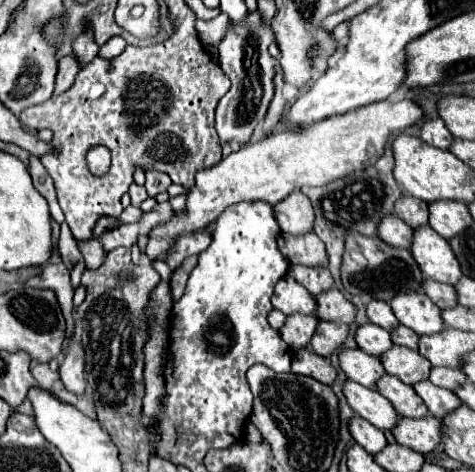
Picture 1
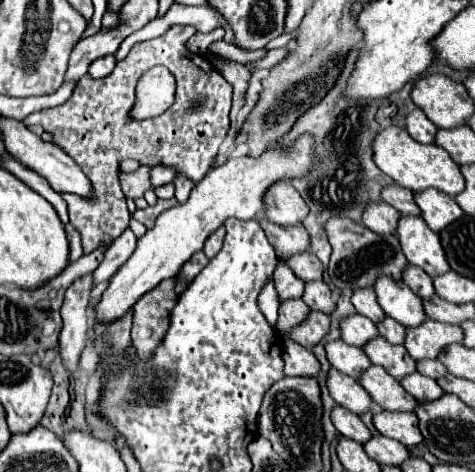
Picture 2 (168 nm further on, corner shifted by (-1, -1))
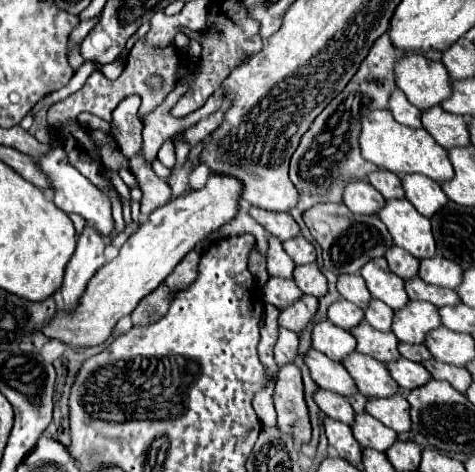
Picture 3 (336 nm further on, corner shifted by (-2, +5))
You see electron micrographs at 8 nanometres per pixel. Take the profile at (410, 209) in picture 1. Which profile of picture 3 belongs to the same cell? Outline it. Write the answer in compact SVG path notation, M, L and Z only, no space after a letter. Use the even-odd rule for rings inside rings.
M379 169L379 171L373 171L369 173L369 183L385 197L385 199L403 199L405 193L401 189L401 179L391 173L391 171L385 171L385 169Z

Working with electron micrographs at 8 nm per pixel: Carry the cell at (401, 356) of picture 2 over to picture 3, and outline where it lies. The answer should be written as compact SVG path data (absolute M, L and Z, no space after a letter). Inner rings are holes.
M361 321L361 325L353 327L349 333L357 339L357 349L355 351L359 351L359 353L371 355L381 363L389 363L389 361L395 361L395 359L401 357L397 353L399 339L393 337L393 333L377 331L365 321Z

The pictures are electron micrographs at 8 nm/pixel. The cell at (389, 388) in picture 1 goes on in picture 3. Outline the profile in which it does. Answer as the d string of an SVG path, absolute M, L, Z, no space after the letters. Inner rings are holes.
M353 351L341 361L341 365L353 377L357 391L367 399L391 397L395 391L399 391L399 385L393 381L393 377L387 375L389 371L385 369L385 365L369 355Z

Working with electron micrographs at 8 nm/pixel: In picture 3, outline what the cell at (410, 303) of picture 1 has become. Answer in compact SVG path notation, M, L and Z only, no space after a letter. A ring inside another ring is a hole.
M377 261L365 263L359 273L365 279L369 293L375 299L379 299L385 305L389 305L393 311L405 307L405 303L409 301L401 277L397 277L395 273L389 273L389 269L379 265Z

